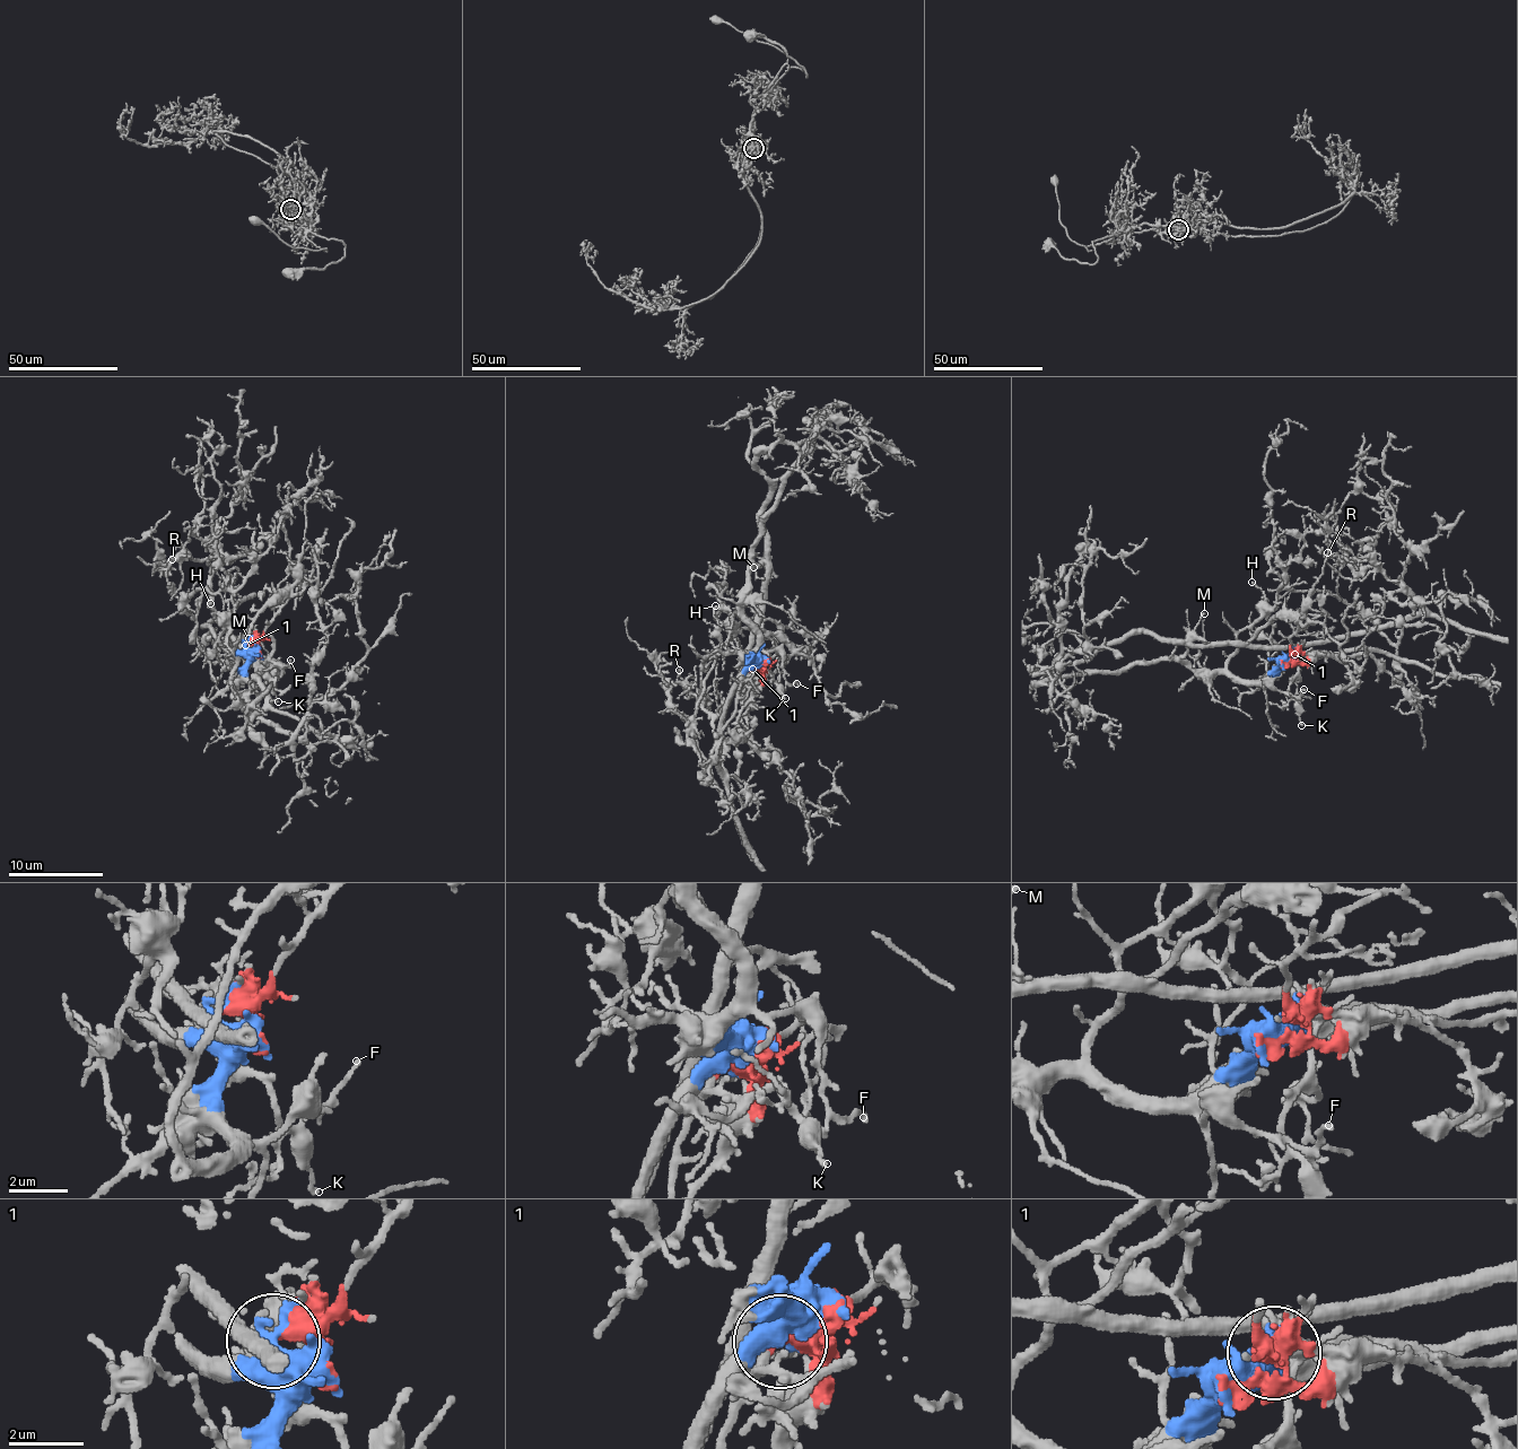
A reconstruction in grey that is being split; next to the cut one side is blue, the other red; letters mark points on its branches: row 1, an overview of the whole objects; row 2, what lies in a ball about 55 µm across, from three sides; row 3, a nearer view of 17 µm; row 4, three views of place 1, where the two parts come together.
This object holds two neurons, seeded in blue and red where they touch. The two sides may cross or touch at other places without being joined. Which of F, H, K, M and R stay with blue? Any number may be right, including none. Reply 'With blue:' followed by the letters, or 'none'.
With blue: F, H, M

